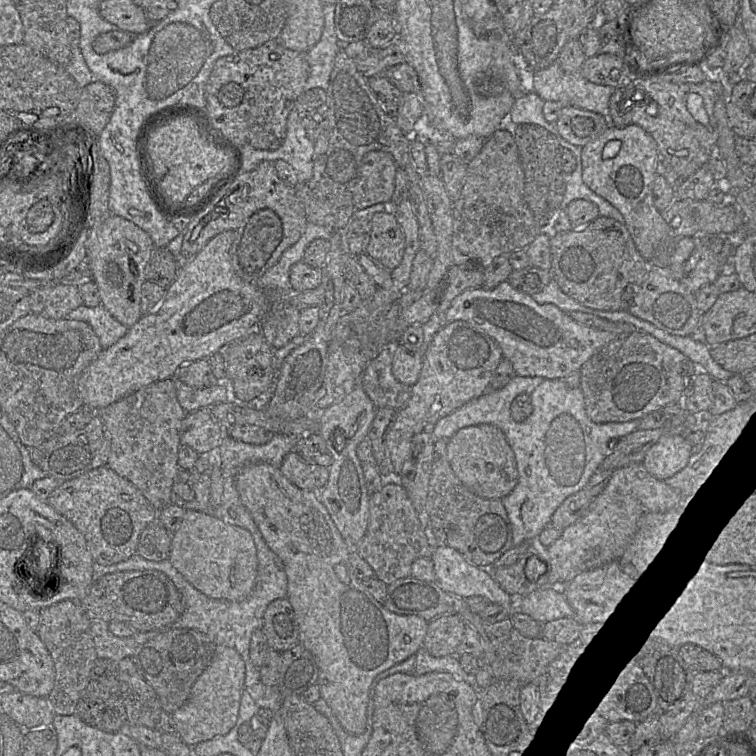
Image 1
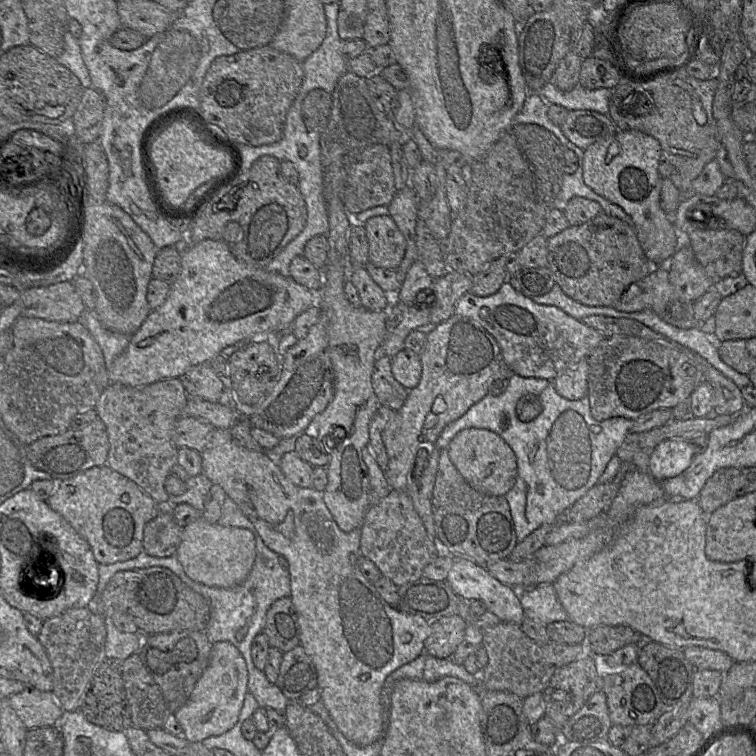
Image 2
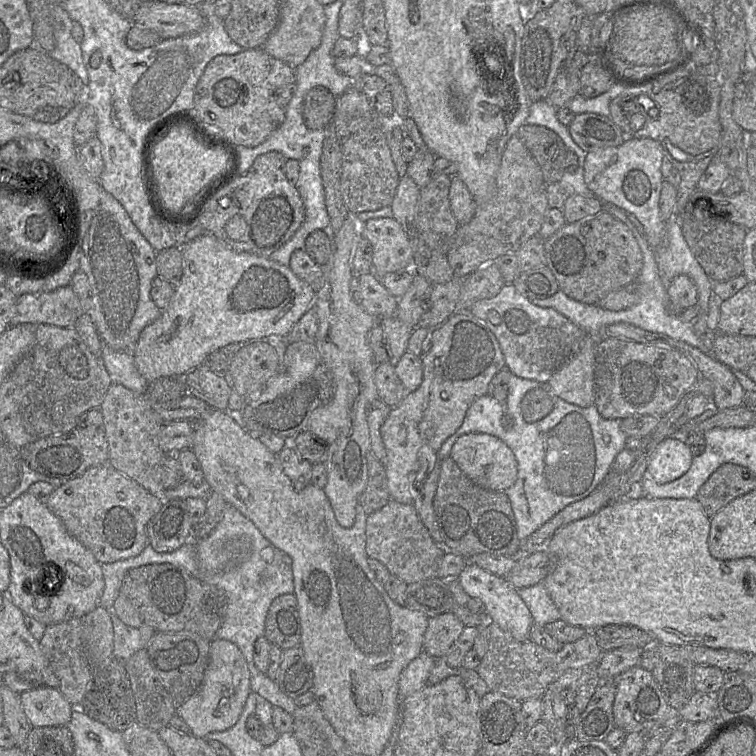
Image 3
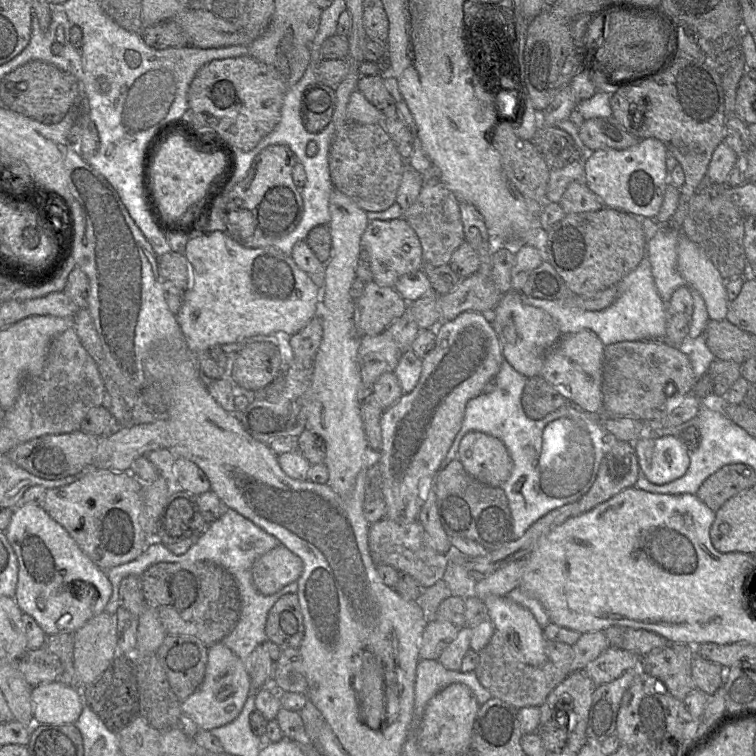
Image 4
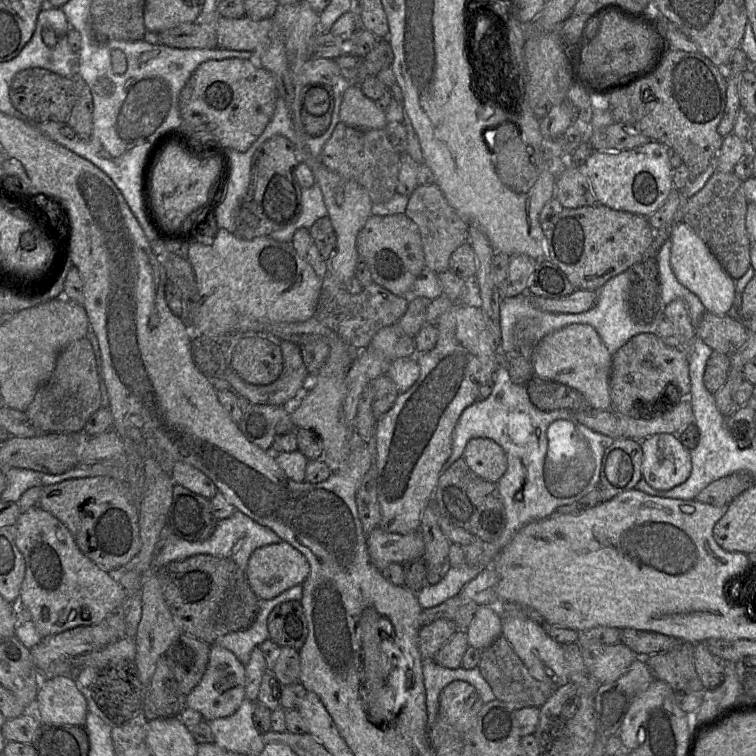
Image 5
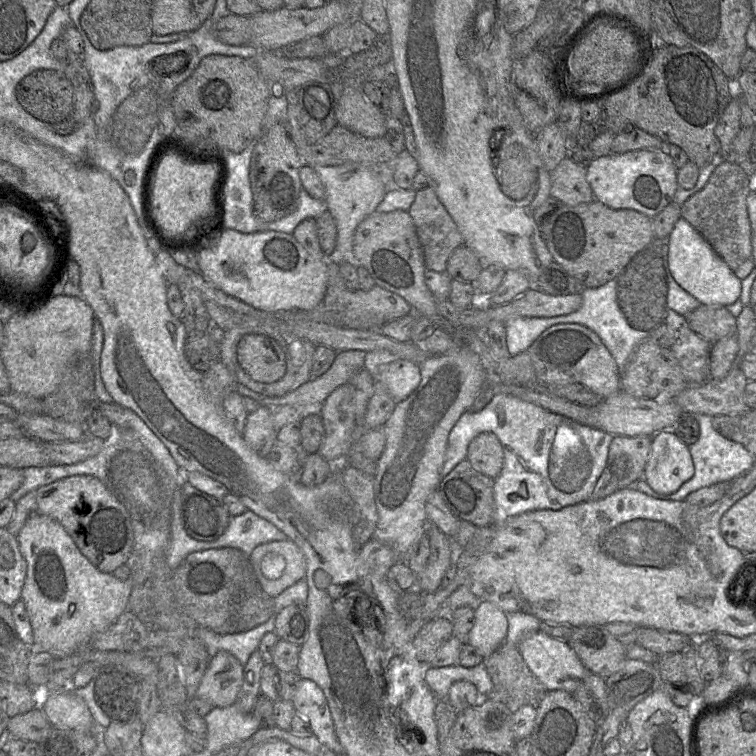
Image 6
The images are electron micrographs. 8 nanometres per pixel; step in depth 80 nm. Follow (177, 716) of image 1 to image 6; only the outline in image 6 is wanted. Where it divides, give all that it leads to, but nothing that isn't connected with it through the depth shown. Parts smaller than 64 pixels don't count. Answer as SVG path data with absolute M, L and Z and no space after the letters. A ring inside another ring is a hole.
M220 651L210 658L208 668L194 698L207 701L213 707L228 707L236 702L243 683L244 666L232 654Z

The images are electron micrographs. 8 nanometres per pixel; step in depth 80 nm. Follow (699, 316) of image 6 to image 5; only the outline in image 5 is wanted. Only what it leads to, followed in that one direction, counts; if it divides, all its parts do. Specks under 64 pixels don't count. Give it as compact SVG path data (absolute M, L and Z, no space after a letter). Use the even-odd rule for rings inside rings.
M706 311L697 326L697 335L713 351L731 355L747 340L750 331L734 315Z

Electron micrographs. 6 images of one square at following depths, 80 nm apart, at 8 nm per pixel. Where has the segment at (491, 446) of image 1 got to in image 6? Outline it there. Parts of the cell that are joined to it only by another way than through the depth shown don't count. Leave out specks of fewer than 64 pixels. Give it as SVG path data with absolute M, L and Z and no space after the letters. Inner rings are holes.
M481 433L469 443L466 460L477 472L496 479L504 465L503 447L495 434Z

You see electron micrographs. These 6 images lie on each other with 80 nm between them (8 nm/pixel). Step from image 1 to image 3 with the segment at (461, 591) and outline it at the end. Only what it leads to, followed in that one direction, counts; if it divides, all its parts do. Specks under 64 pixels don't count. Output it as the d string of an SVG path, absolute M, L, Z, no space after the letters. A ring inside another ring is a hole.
M470 562L457 579L469 597L480 599L485 604L486 612L492 618L494 624L515 640L525 641L530 639L530 631L535 624L533 617L518 594L518 590L506 577L499 577Z

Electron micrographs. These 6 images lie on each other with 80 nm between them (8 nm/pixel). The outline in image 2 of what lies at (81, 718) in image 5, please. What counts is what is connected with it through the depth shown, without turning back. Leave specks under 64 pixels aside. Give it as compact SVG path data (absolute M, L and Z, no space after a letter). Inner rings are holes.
M26 688L7 698L7 701L28 730L57 726L64 712L52 691Z

